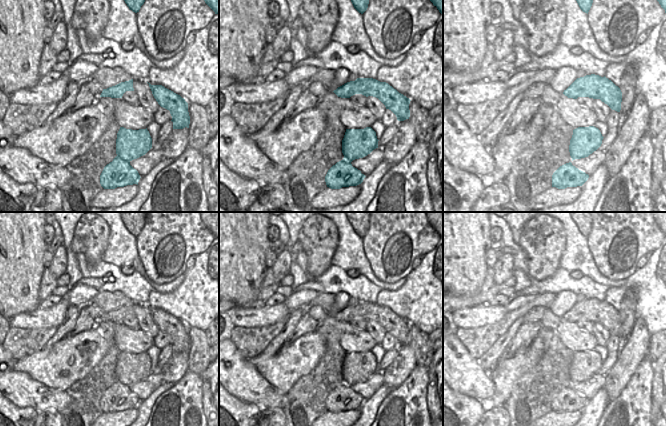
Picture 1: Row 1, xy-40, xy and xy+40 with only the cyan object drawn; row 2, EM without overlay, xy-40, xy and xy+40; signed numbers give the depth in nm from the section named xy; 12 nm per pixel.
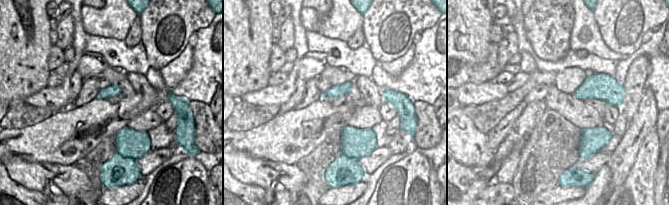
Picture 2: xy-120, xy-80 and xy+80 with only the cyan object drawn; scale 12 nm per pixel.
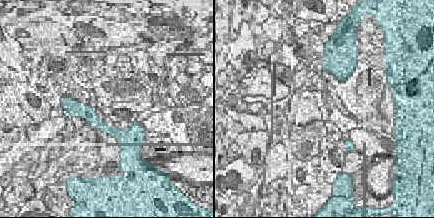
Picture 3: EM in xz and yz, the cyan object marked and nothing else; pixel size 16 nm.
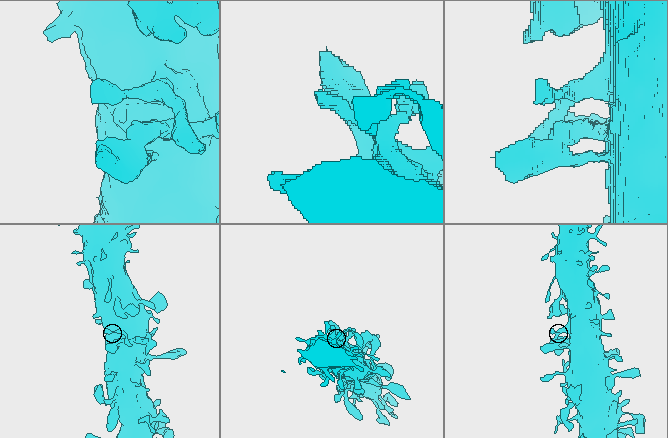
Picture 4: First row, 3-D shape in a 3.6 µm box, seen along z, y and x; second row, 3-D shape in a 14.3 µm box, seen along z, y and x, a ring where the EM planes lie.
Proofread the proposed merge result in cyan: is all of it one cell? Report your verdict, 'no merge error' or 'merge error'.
no merge error

